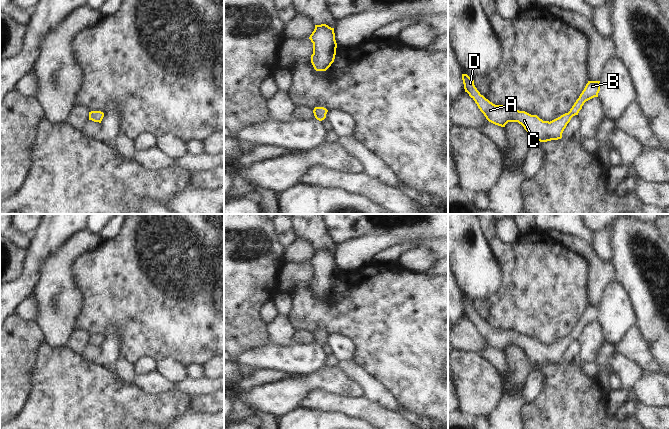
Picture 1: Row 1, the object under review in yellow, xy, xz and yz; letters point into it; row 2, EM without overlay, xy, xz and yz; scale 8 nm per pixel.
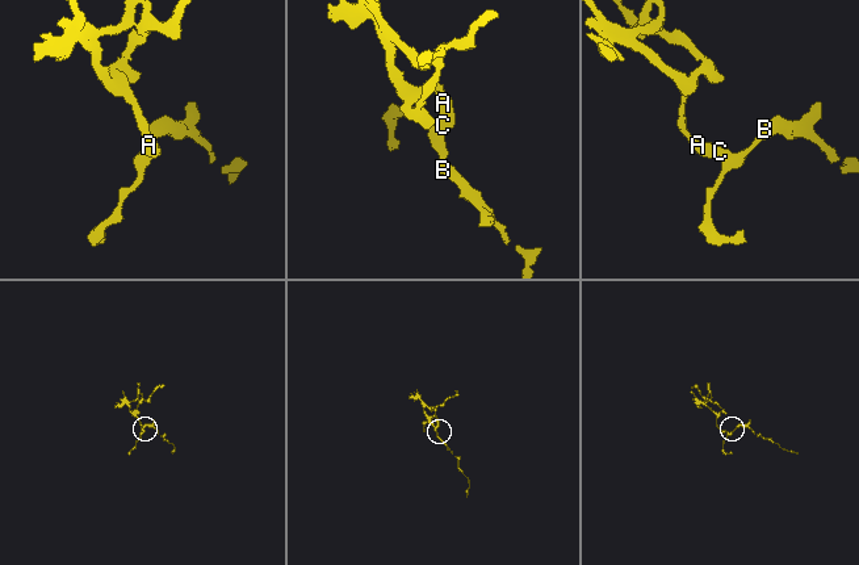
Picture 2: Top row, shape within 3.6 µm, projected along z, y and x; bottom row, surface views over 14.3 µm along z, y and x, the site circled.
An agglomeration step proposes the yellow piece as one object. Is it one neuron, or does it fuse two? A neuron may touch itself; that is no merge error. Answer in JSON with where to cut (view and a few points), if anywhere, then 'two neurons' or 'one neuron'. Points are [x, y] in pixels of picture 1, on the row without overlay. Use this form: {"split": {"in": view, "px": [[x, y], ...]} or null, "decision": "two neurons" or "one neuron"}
{"split": null, "decision": "one neuron"}

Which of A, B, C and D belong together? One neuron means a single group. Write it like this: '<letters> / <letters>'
A B C D

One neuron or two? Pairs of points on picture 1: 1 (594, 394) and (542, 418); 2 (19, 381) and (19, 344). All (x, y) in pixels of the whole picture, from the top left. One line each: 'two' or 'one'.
1: one
2: one

